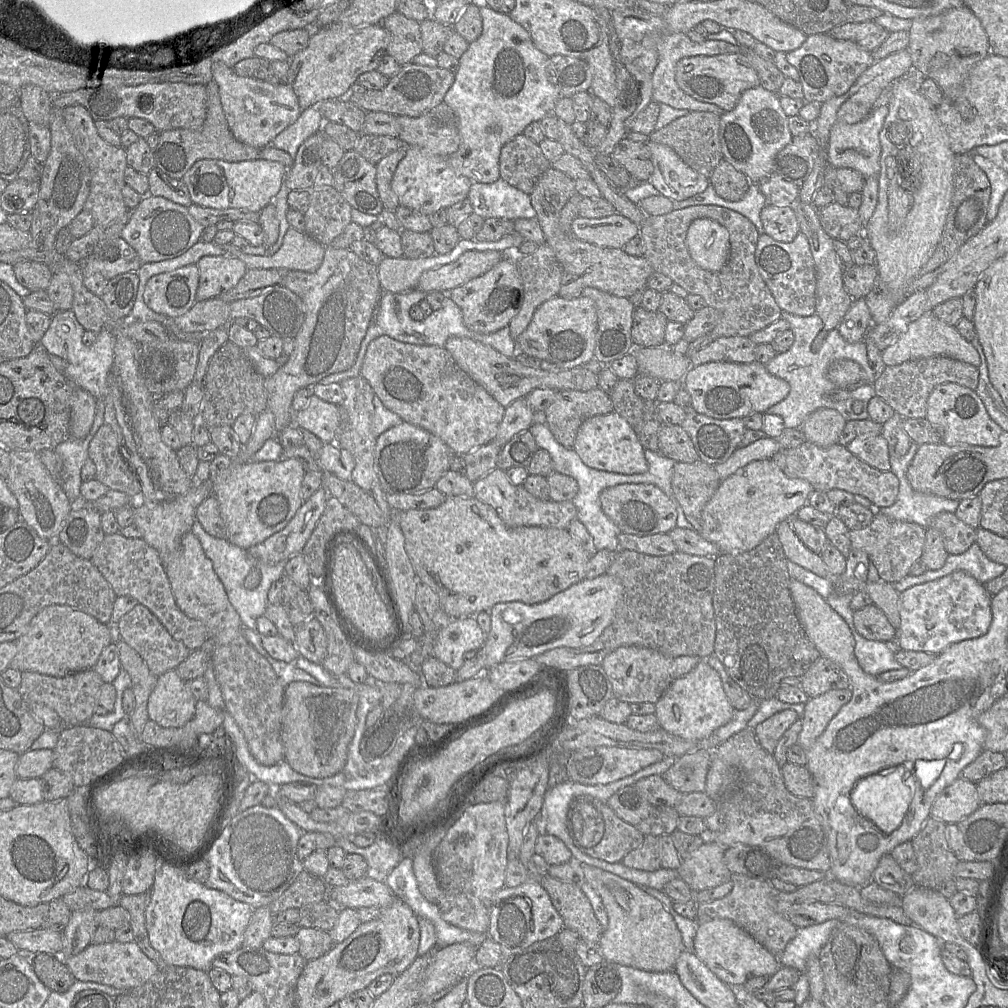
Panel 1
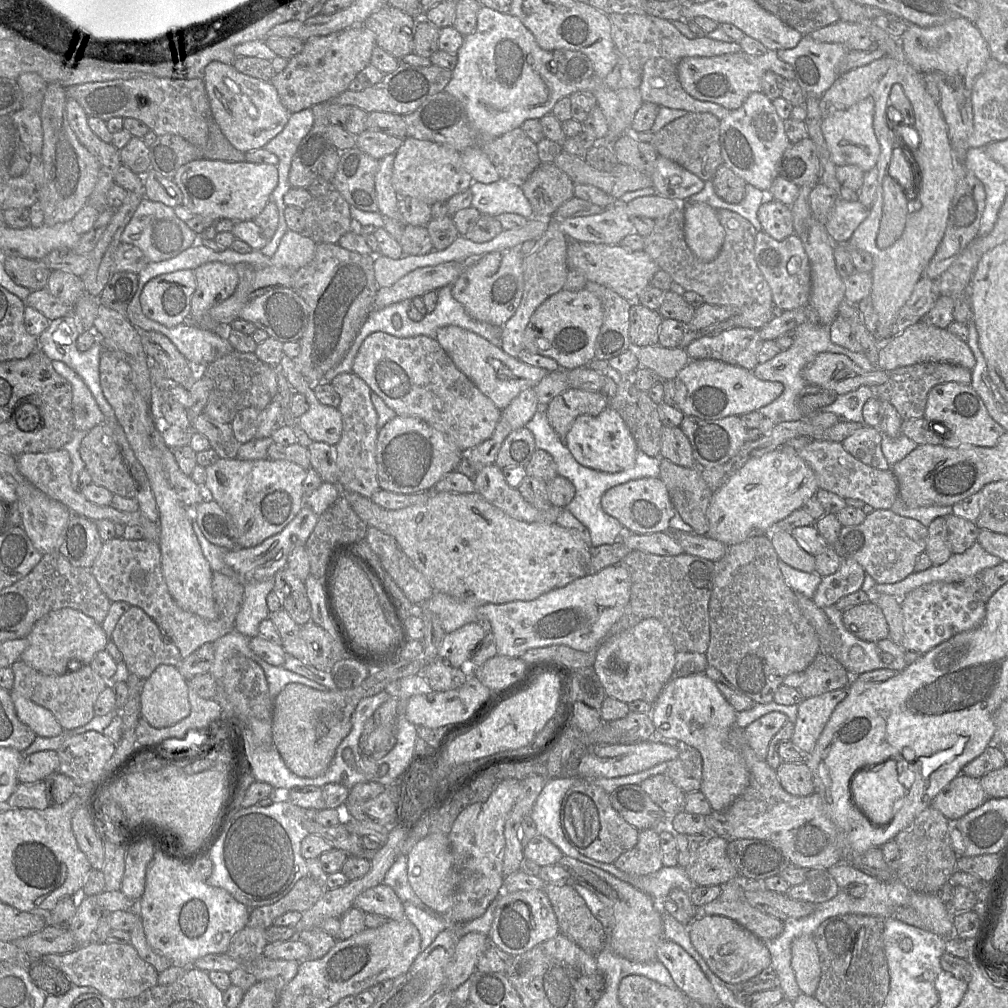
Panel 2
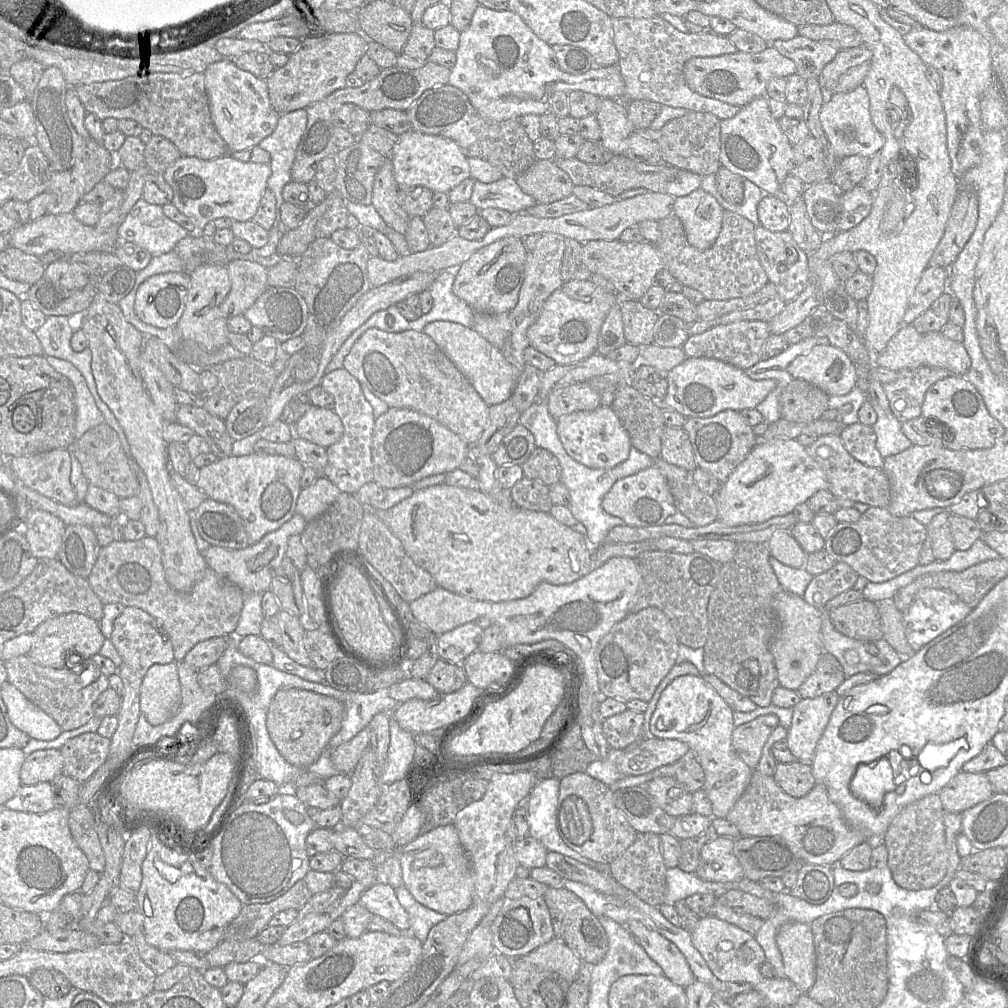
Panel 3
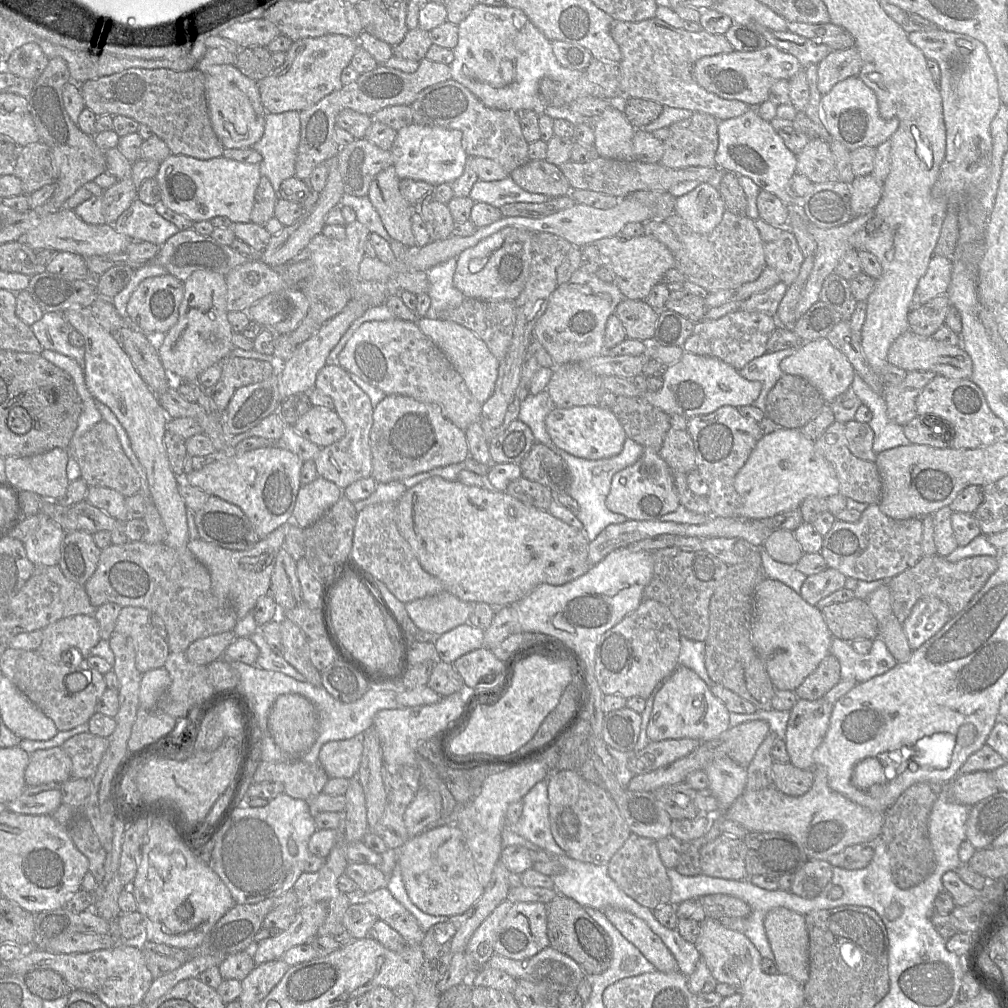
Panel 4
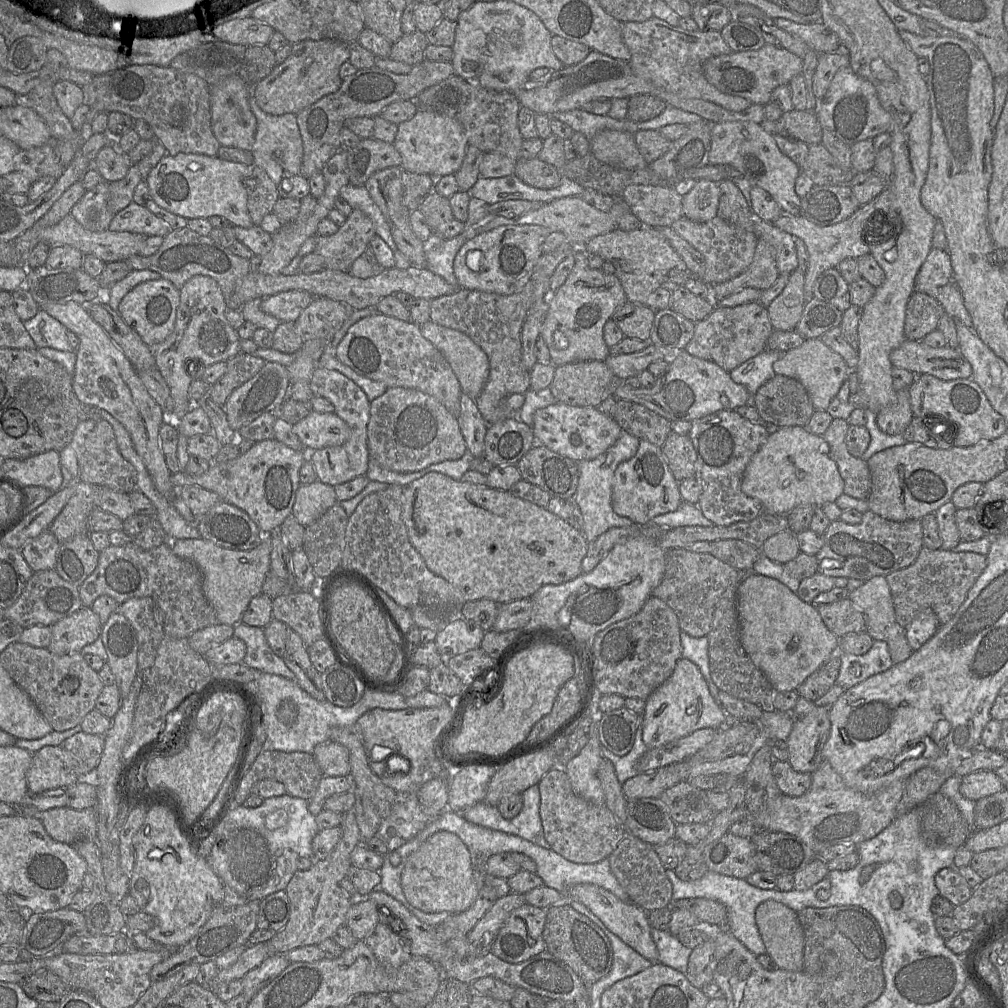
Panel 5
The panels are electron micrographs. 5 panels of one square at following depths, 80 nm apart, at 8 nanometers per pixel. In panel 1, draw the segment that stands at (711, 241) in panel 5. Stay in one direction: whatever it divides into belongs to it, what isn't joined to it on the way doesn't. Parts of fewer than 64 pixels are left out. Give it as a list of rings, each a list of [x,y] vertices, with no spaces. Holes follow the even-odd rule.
[[[697,205],[673,210],[668,214],[647,216],[640,225],[639,236],[644,246],[644,257],[653,270],[669,277],[673,283],[684,288],[689,294],[700,295],[707,306],[720,312],[720,320],[709,332],[713,340],[720,337],[750,336],[781,318],[782,310],[776,303],[771,291],[758,270],[755,251],[759,233],[755,225],[742,214],[728,208],[715,205]],[[699,218],[709,218],[717,221],[729,232],[730,256],[727,263],[719,271],[708,271],[699,267],[692,259],[686,246],[686,236],[690,224]]]

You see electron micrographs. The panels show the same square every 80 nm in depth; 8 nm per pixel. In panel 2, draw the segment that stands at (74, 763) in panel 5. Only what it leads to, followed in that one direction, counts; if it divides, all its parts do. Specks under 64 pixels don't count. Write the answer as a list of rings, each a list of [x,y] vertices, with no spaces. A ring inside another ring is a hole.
[[[44,750],[34,752],[28,756],[23,755],[23,760],[18,770],[19,783],[33,783],[44,779],[58,771],[59,756],[57,751]]]

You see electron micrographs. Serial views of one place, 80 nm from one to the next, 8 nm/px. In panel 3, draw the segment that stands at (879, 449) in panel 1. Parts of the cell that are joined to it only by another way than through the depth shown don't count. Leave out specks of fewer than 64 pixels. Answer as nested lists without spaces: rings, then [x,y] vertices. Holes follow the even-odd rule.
[[[860,422],[844,426],[840,433],[845,449],[861,463],[882,469],[883,460],[876,447],[876,434],[872,426]]]

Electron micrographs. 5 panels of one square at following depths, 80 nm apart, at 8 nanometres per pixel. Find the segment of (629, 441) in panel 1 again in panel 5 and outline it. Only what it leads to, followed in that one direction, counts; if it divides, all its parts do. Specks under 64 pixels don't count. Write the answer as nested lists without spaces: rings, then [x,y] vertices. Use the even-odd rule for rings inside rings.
[[[561,402],[538,409],[533,415],[531,429],[535,446],[545,446],[576,462],[603,454],[615,444],[622,431],[613,417],[602,414],[596,407],[573,406]]]

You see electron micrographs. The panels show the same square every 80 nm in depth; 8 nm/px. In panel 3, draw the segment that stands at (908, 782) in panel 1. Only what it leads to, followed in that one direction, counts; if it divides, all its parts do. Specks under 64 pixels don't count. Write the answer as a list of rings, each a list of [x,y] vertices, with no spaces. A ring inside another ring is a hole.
[[[885,758],[860,764],[850,781],[852,793],[873,808],[880,808],[885,795],[897,787],[891,763]]]

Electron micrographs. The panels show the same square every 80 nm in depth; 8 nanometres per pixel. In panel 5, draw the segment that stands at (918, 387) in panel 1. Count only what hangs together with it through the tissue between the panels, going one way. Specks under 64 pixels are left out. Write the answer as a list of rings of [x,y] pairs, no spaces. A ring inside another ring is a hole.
[[[908,388],[896,392],[895,402],[877,412],[876,423],[888,435],[903,434],[912,420]]]

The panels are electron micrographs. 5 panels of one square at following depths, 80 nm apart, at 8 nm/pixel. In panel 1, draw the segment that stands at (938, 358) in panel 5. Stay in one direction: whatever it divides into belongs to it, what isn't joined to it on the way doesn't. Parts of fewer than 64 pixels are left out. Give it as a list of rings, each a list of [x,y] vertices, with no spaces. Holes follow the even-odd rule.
[[[931,312],[924,313],[920,318],[910,323],[907,330],[881,352],[882,360],[886,366],[934,356],[946,356],[976,367],[980,365],[979,353],[972,343],[966,340],[955,326],[942,322]]]

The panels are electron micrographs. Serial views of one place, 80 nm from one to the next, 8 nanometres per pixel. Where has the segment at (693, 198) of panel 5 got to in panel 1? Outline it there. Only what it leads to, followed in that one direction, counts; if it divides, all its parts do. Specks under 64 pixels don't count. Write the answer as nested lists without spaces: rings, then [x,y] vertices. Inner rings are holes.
[[[699,218],[689,226],[686,246],[699,267],[719,271],[730,256],[729,232],[715,220]]]

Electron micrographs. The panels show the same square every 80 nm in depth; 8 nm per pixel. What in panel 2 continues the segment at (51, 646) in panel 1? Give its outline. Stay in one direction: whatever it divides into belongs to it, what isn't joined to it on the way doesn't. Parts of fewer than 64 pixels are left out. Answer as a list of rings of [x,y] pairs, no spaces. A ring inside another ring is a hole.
[[[72,608],[47,613],[34,624],[26,638],[28,644],[20,660],[46,675],[64,675],[90,664],[94,656],[104,650],[110,641],[101,624]]]

